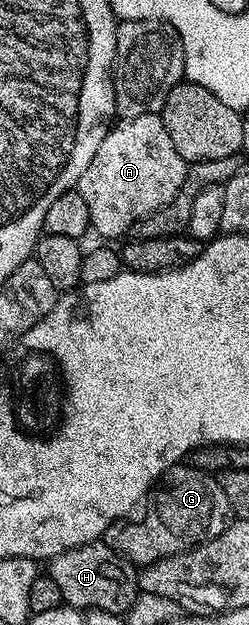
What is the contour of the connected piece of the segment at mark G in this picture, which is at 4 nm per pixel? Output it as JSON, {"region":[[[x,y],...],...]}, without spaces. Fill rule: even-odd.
{"region":[[[178,465],[171,468],[166,475],[162,475],[153,490],[149,492],[148,503],[149,508],[145,511],[145,519],[139,520],[138,523],[129,523],[133,521],[112,523],[103,536],[103,541],[112,551],[119,553],[134,565],[154,563],[160,559],[190,551],[200,543],[219,537],[219,533],[226,531],[231,522],[231,508],[227,501],[227,493],[221,487],[220,478],[216,474],[213,476],[213,473],[208,470],[192,465]]]}

